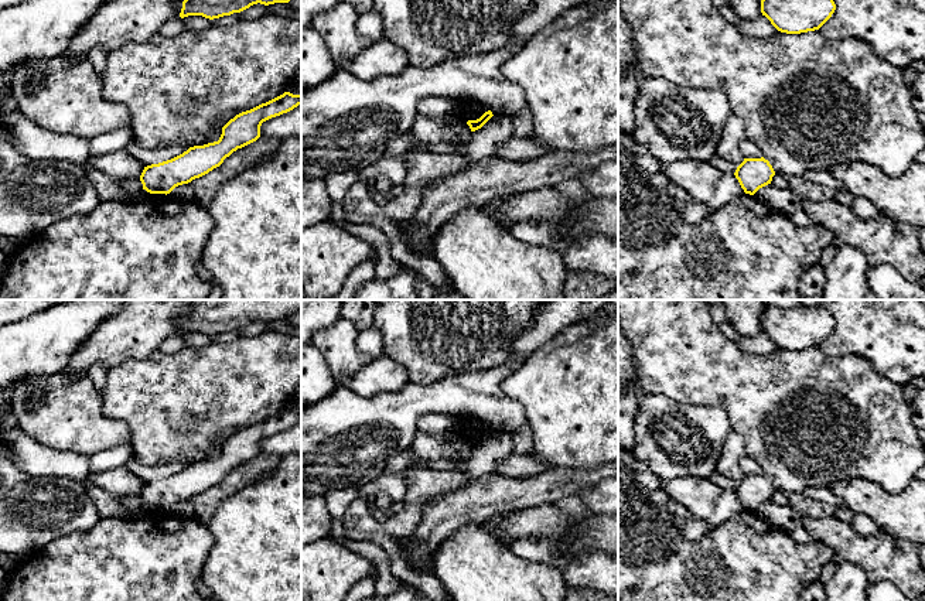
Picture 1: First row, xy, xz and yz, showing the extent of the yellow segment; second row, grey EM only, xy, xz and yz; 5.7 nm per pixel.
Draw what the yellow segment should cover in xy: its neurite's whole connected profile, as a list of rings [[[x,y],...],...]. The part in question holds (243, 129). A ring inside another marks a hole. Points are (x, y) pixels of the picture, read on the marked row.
[[[284,92],[266,103],[236,115],[222,127],[218,141],[190,147],[171,160],[144,167],[140,175],[143,189],[150,194],[167,195],[175,187],[208,174],[233,151],[256,141],[260,137],[263,122],[287,113],[298,105],[301,105],[301,95]]]

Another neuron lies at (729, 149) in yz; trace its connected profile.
[[[731,113],[720,133],[719,146],[716,148],[717,157],[738,167],[745,158],[741,153],[741,143],[744,139],[744,122],[737,115]]]

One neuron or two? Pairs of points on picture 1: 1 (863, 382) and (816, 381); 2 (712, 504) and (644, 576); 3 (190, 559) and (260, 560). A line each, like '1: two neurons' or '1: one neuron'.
1: one neuron
2: two neurons
3: two neurons

